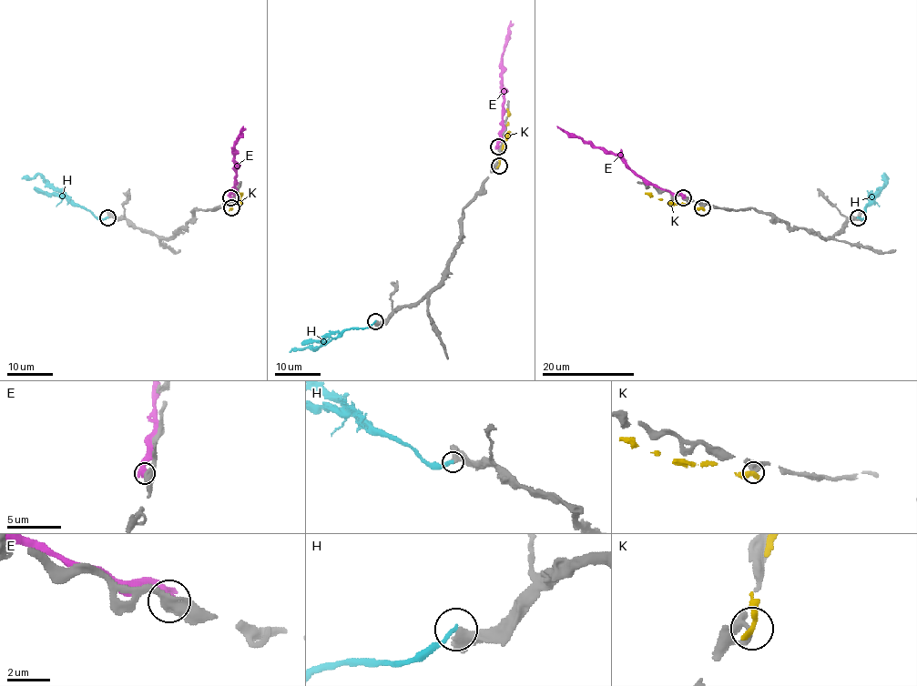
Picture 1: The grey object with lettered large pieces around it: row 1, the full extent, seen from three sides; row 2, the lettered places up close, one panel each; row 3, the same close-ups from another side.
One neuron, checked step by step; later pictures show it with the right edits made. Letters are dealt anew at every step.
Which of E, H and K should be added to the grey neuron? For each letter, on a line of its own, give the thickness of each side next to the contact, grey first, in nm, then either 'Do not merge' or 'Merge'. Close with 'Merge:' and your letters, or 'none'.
E: Thickness 500 nm (grey) against 480 nm. Do not merge
H: Thickness 500 nm (grey) against 220 nm. Do not merge
K: Thickness 280 nm (grey) against 360 nm. Do not merge
Merge: none

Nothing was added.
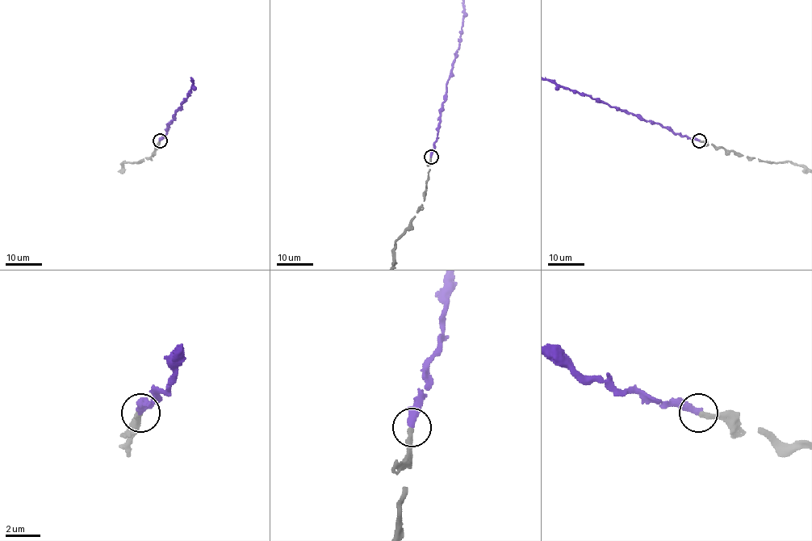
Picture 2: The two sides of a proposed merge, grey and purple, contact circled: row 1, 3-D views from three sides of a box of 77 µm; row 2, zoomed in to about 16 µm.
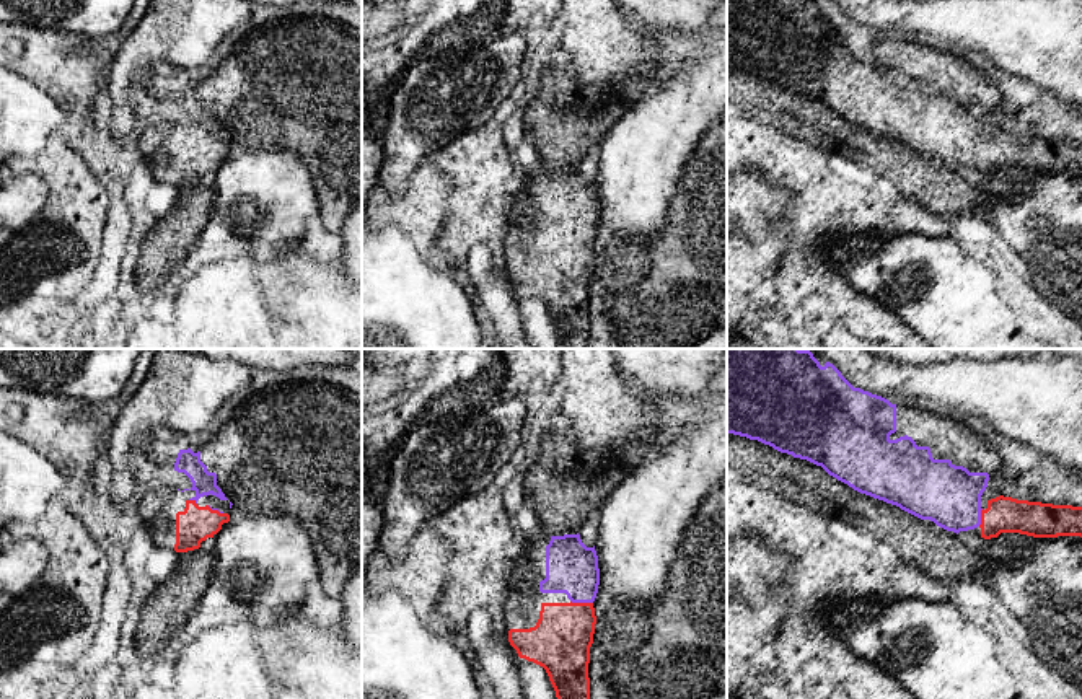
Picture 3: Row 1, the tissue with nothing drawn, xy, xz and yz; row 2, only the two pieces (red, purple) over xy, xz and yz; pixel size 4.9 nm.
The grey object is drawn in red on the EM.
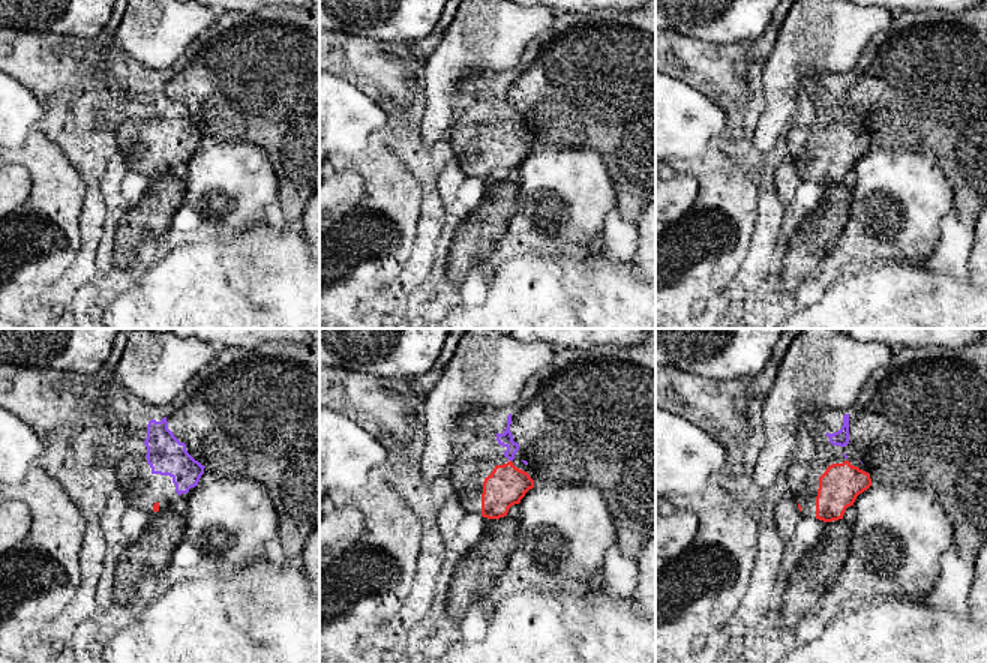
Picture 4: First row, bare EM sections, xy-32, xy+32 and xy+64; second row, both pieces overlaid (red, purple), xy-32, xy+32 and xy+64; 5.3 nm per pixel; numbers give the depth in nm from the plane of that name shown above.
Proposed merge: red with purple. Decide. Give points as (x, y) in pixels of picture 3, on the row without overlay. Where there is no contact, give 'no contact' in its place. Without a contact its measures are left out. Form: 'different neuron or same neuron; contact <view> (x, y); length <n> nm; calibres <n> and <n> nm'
same neuron; contact xz (582, 238); length 110 nm; calibres 300 and 260 nm

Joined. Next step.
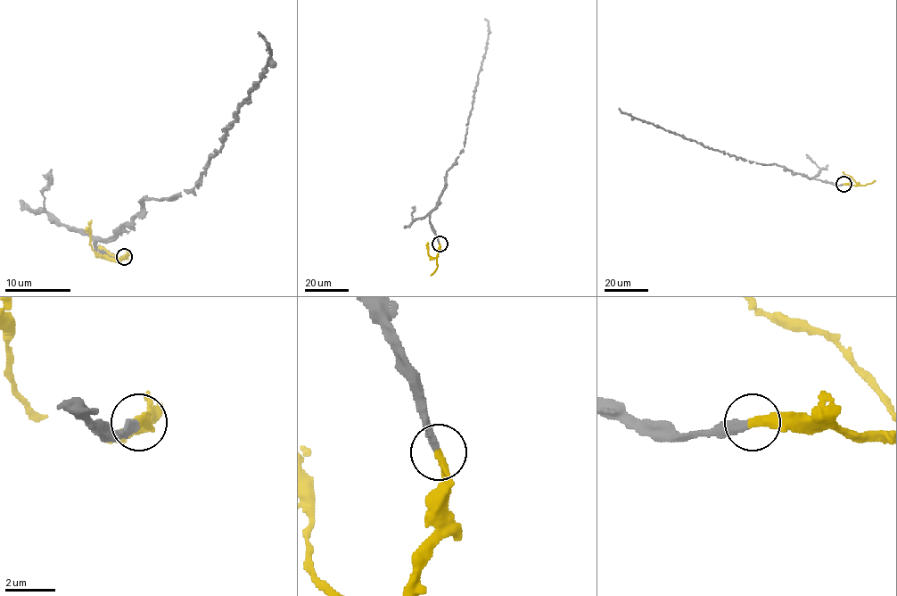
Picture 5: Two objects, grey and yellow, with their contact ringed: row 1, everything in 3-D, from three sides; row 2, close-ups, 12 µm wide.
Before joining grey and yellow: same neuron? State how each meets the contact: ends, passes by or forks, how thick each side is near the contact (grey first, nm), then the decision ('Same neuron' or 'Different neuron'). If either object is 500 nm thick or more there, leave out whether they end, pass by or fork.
At the ring grey ends. At the ring yellow ends. Thickness 320 nm (grey) against 340 nm. Same neuron

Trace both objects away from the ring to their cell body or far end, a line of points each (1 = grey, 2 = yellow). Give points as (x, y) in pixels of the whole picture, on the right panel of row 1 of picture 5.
1: (843, 184), (835, 185), (809, 178), (775, 163), (750, 161), (714, 150), (623, 113), (619, 108)
2: (843, 184), (857, 185), (843, 171)

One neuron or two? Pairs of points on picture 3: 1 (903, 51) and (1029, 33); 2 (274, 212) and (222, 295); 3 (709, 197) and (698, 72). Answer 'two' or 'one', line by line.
1: two
2: two
3: two

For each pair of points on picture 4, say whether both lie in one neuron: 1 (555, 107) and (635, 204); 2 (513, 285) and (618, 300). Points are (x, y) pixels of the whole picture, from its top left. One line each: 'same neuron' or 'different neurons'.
1: same neuron
2: same neuron

